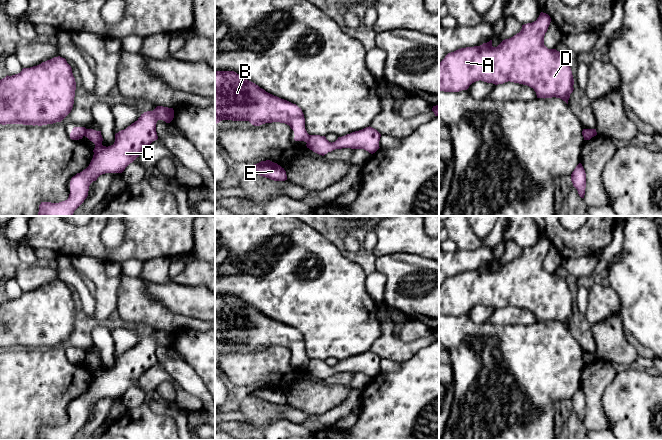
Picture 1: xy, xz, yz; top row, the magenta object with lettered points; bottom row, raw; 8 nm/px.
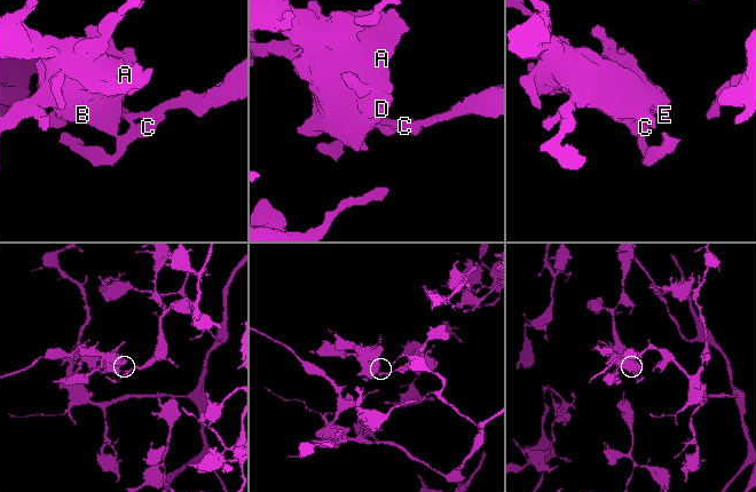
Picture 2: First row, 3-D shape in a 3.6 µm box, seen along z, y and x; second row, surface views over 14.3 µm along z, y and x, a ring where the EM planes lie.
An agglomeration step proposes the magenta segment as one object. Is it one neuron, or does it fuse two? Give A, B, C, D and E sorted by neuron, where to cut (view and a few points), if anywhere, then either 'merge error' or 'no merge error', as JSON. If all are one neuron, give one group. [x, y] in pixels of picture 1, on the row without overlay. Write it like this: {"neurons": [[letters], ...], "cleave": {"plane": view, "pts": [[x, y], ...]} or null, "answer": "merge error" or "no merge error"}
{"neurons": [["A", "B", "D", "E"], ["C"]], "cleave": {"plane": "xz", "pts": [[310, 359], [306, 366]]}, "answer": "merge error"}

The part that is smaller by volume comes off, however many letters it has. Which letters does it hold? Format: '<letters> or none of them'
A, B, D, E

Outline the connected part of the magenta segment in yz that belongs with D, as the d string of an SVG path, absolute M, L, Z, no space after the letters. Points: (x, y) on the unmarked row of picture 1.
M541 236L536 245L522 249L519 257L509 263L503 264L497 271L493 271L492 264L490 264L480 270L461 272L448 277L439 287L439 315L459 316L467 314L472 307L479 304L495 309L510 305L533 312L537 322L556 321L568 328L570 318L574 314L574 303L565 278L560 277L556 273L548 273L544 269L544 260L550 246L550 240Z

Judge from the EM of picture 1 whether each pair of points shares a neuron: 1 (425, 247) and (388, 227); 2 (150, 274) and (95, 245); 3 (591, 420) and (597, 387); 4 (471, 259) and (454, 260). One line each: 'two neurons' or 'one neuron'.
1: one neuron
2: two neurons
3: one neuron
4: one neuron

